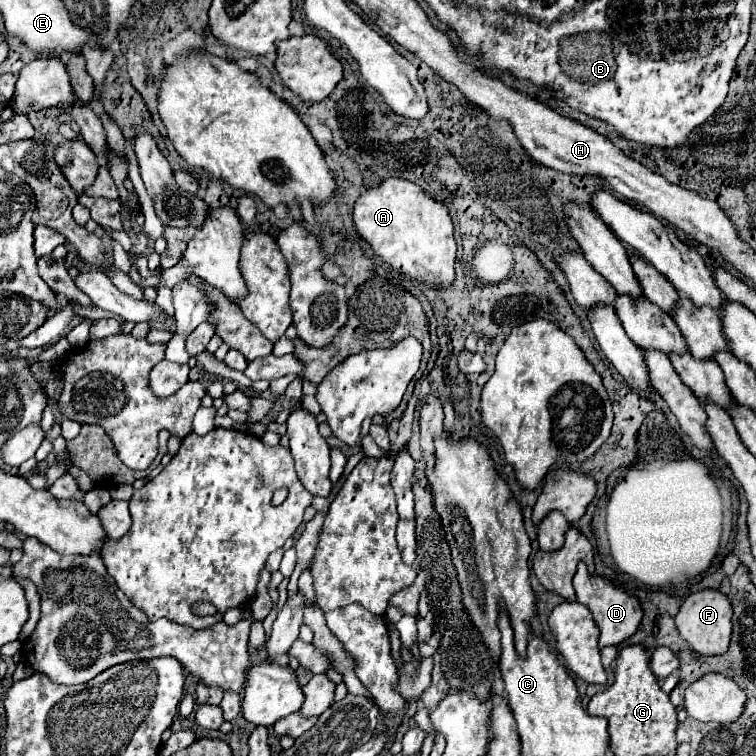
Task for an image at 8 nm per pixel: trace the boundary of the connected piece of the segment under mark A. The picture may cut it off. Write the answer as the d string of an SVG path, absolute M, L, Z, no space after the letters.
M401 178L383 180L379 188L369 188L357 198L353 220L361 238L393 270L437 290L453 286L457 246L451 216L441 202L433 200L417 184Z

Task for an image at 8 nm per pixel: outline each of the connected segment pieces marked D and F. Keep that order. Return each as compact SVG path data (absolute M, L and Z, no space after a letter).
M579 564L577 574L573 578L573 588L575 588L575 594L577 594L577 602L581 602L583 606L587 606L591 610L593 620L595 620L597 628L601 630L599 650L603 650L607 646L617 646L637 632L641 618L643 618L643 610L641 610L641 604L639 604L637 598L629 596L621 588L615 588L607 578L601 578L599 574L593 574L589 578L585 564Z
M701 590L691 594L683 606L679 608L679 614L675 616L677 630L683 640L689 642L689 646L703 656L715 656L723 654L729 648L731 638L731 602L729 598L719 590Z

